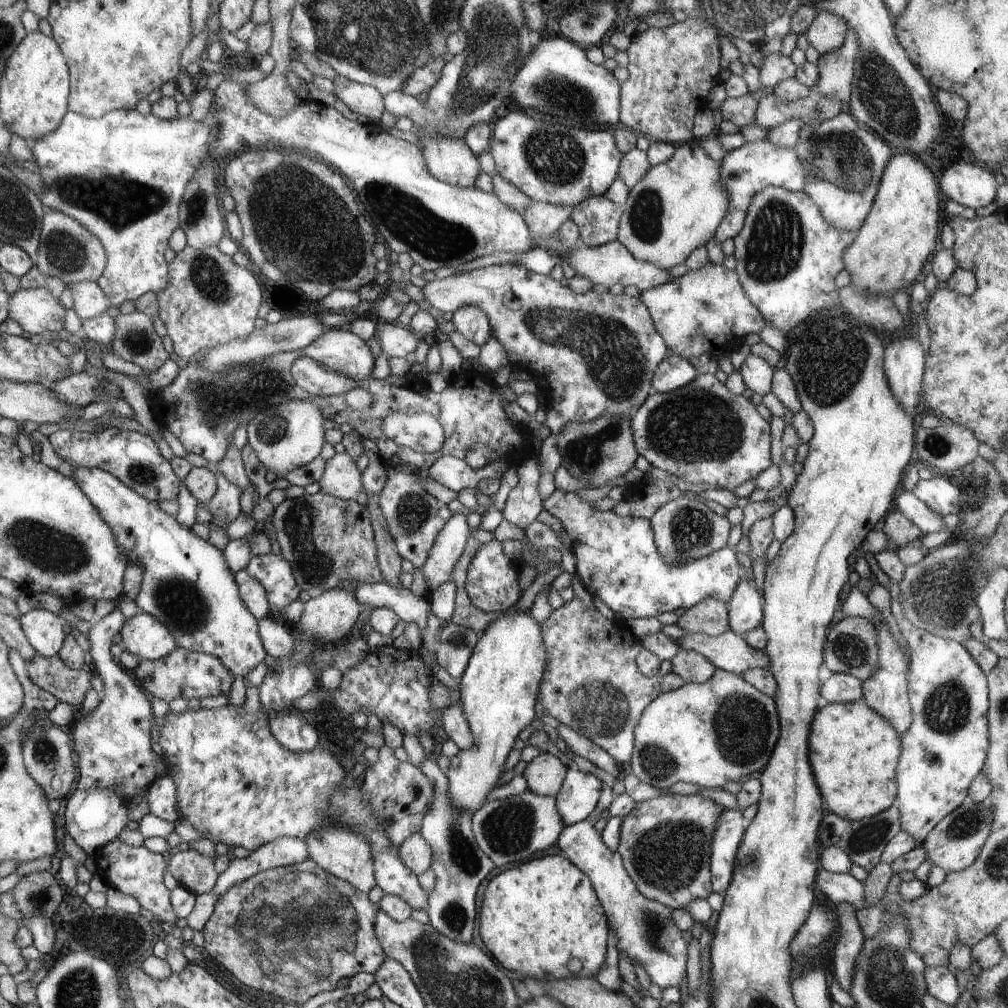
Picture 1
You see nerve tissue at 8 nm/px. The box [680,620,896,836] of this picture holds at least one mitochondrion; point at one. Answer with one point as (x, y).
(743, 726)

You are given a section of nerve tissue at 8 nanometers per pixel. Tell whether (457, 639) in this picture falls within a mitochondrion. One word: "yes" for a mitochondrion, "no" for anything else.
yes

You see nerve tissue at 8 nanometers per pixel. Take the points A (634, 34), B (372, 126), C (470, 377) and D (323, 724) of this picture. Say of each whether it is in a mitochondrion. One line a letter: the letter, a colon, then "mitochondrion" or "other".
A: other
B: other
C: other
D: other

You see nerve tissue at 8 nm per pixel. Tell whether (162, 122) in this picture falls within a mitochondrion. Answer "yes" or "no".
no

